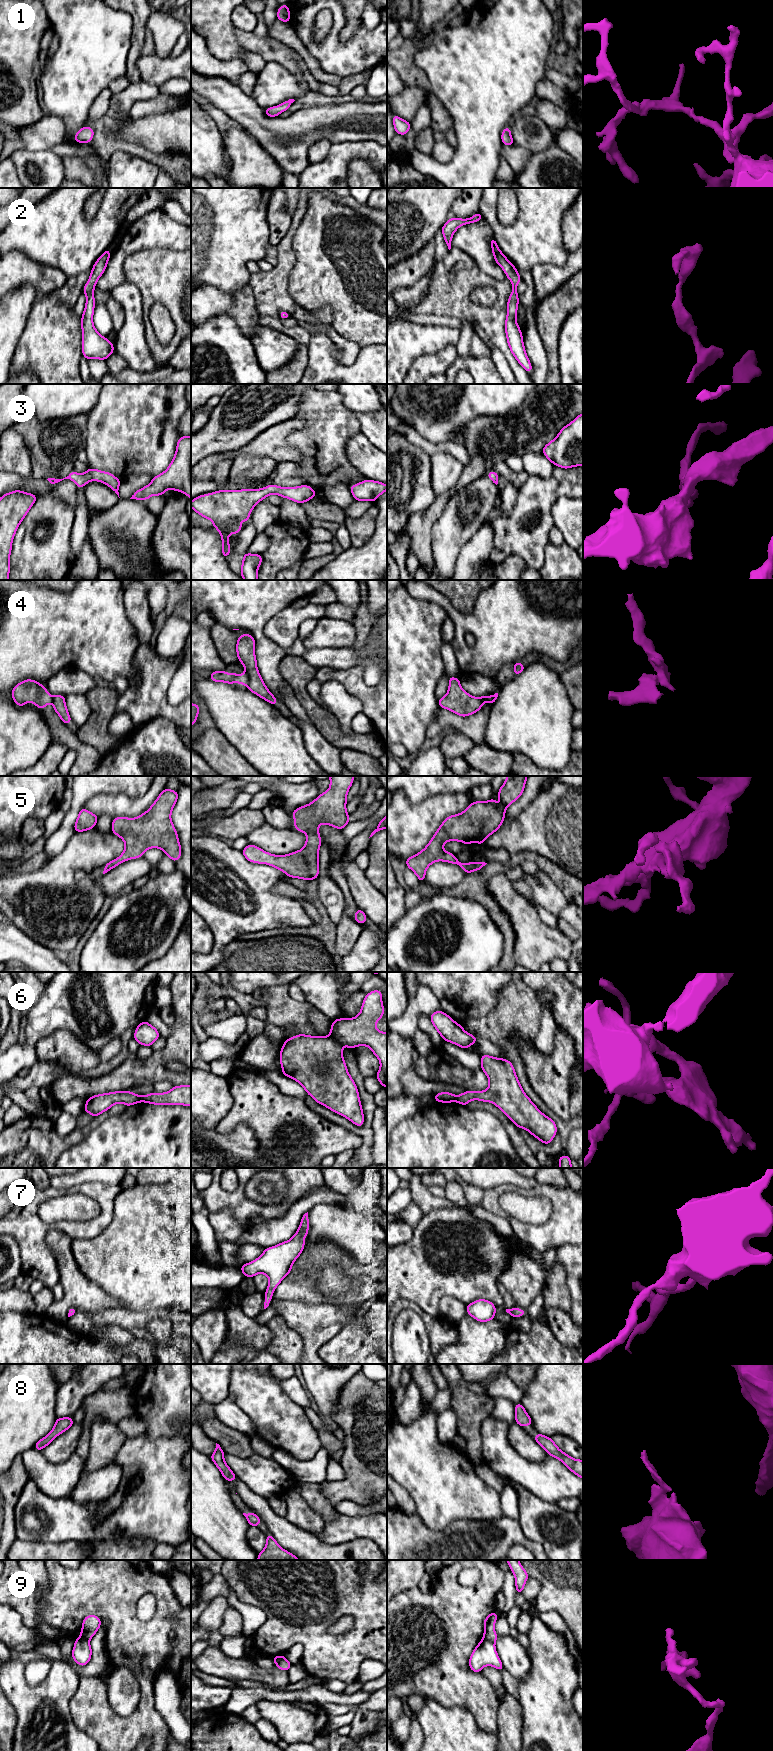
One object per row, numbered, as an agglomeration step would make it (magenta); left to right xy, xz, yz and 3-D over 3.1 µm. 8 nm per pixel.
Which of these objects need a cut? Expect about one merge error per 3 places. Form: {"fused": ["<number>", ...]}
{"fused": ["4", "6", "9"]}

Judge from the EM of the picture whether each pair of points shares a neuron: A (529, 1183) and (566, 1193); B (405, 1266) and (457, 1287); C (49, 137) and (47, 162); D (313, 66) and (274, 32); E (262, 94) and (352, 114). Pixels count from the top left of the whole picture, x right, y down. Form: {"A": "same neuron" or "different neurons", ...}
{"A": "different neurons", "B": "same neuron", "C": "different neurons", "D": "same neuron", "E": "different neurons"}

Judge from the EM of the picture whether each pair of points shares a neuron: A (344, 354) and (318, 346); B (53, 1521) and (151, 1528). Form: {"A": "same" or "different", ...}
{"A": "different", "B": "same"}

